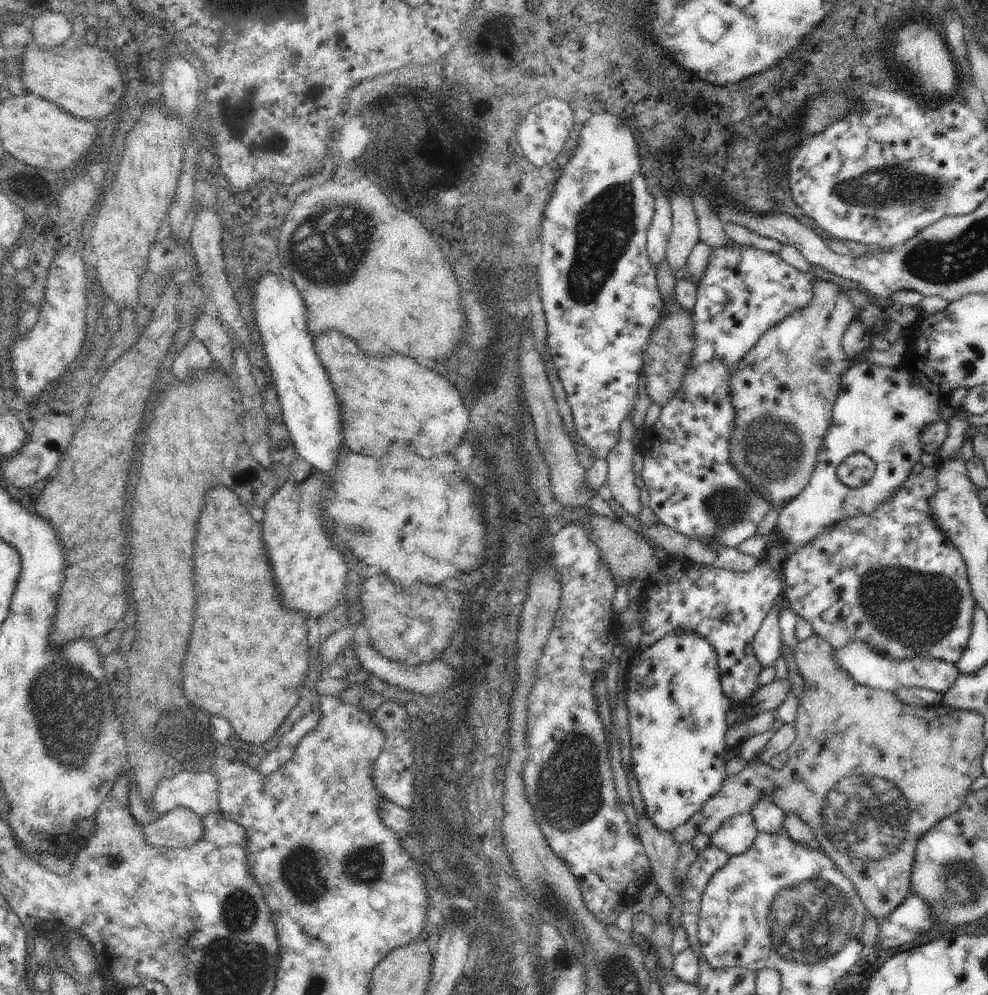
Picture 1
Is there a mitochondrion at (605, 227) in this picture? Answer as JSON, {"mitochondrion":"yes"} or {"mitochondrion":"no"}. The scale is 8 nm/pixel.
{"mitochondrion":"yes"}

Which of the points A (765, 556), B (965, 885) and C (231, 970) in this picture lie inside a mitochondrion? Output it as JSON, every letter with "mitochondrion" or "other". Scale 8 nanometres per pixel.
{"A":"other","B":"mitochondrion","C":"mitochondrion"}

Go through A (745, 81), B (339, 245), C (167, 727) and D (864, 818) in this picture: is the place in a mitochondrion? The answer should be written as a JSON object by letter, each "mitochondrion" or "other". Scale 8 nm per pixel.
{"A":"other","B":"mitochondrion","C":"mitochondrion","D":"mitochondrion"}

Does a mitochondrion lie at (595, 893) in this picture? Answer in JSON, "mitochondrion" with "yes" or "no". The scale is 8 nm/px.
{"mitochondrion":"no"}

